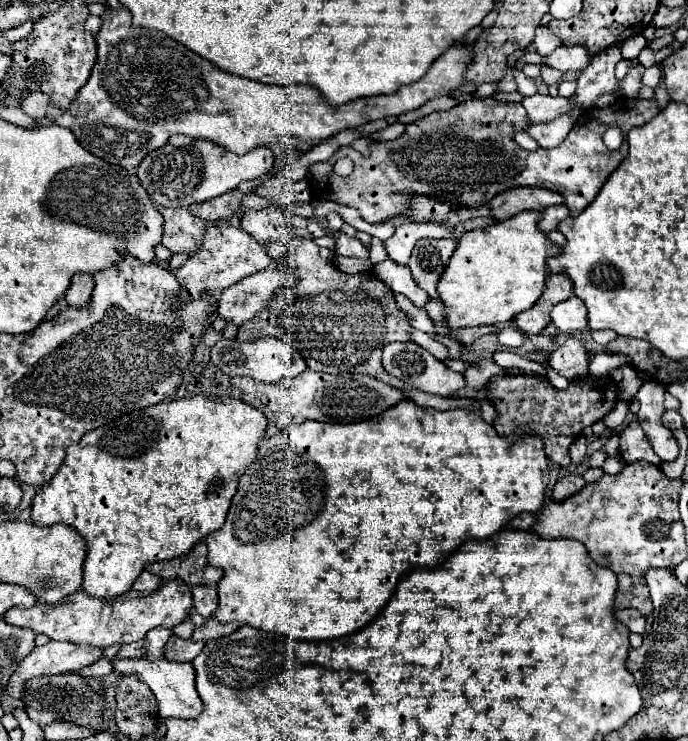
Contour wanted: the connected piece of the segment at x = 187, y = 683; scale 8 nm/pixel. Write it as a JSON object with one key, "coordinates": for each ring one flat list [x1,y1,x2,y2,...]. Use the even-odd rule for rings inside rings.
{"coordinates":[[125,658,115,660,113,668,121,674,137,674,155,694,159,702,159,716,165,718,193,718,201,712,201,698,195,690,195,670,191,662,169,662,165,658,161,660,145,660,145,658]]}

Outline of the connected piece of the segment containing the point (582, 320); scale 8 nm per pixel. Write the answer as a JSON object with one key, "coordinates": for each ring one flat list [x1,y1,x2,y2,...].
{"coordinates":[[571,296,571,298,555,304,553,310,551,310,551,322,561,332,567,332,567,334,575,334,575,332,587,330,585,304,577,296]]}

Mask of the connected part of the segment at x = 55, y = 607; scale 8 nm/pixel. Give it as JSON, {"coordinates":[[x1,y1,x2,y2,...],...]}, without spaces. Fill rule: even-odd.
{"coordinates":[[169,580,161,584,155,592,135,598,135,600,99,600,83,594,83,590,71,594,57,604,37,604,33,608,11,608,5,612,5,622,33,630,35,634,45,634,51,640,65,640,75,644,91,646,121,646,135,640,143,640,145,634,157,626,173,628,181,624,193,606,191,588,181,580]]}

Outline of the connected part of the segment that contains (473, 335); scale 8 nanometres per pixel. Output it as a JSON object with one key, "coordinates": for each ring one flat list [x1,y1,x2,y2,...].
{"coordinates":[[475,326,475,328,461,328,461,330,453,330,455,340,463,342,463,344,471,344,473,340,485,336,485,334,493,334,497,332,495,326]]}

